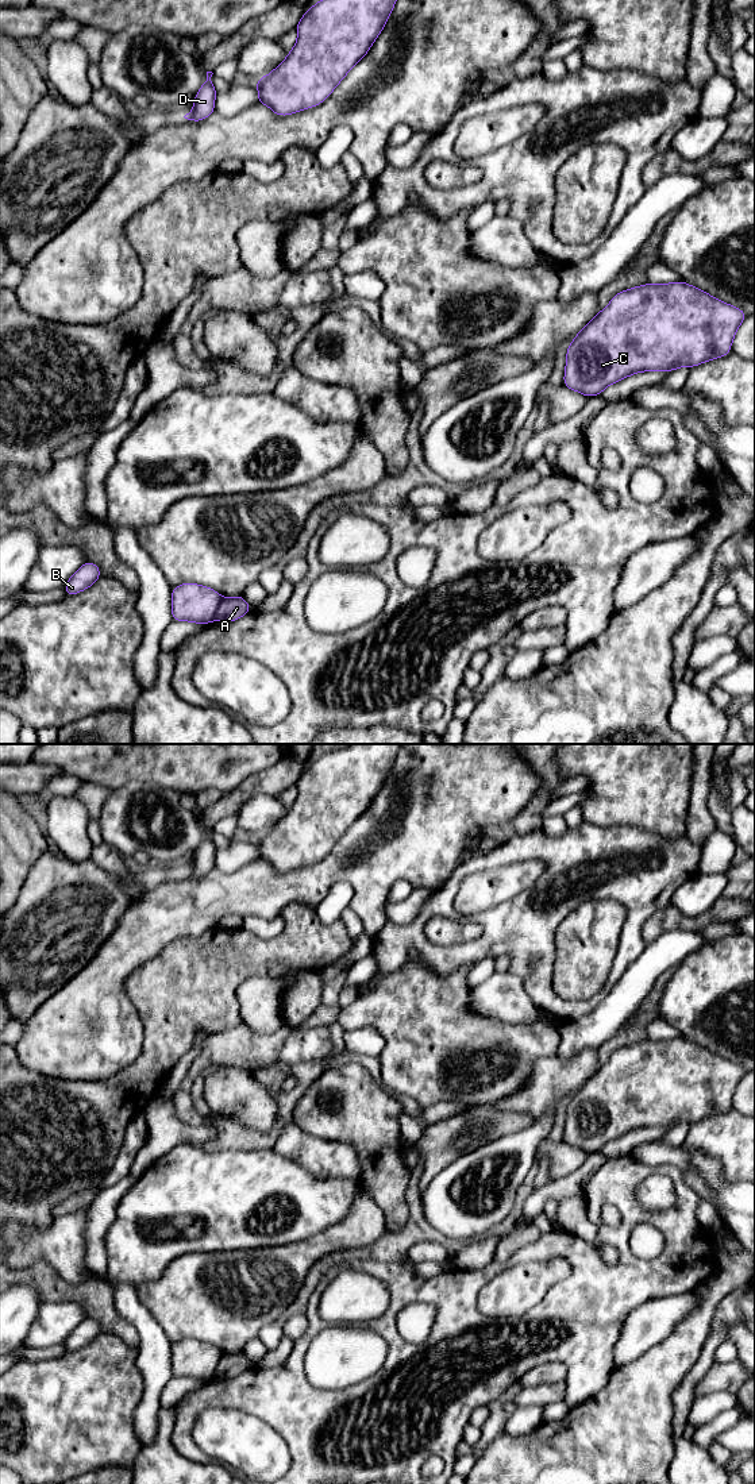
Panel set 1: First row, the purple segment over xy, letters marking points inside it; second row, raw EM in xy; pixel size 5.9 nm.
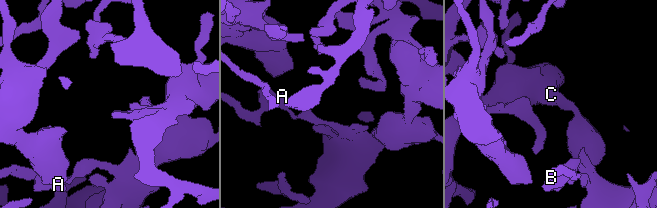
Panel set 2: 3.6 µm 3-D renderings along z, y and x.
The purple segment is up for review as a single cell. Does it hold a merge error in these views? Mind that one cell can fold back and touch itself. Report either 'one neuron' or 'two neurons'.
two neurons

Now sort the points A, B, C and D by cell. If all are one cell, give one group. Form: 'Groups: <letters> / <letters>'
Groups: A / B C D

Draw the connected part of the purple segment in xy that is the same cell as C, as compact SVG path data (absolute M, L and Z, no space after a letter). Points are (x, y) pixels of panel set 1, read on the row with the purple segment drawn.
M683 281L623 290L570 343L563 385L592 397L640 371L673 371L725 356L746 317L744 311Z

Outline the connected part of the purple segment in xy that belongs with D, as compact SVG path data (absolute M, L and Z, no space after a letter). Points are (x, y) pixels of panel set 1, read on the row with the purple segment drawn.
M207 72L207 80L194 96L193 109L184 116L185 119L196 123L215 112L215 97L217 93L211 80L212 74L212 72Z

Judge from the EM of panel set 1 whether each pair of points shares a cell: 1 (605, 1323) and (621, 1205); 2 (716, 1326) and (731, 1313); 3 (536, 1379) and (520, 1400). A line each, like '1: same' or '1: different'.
1: same
2: same
3: different

